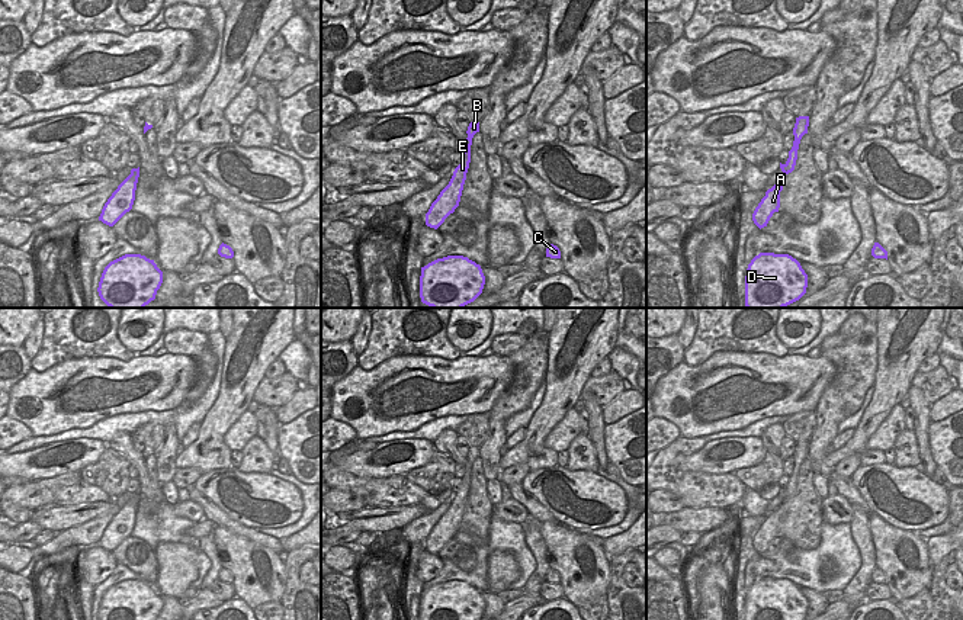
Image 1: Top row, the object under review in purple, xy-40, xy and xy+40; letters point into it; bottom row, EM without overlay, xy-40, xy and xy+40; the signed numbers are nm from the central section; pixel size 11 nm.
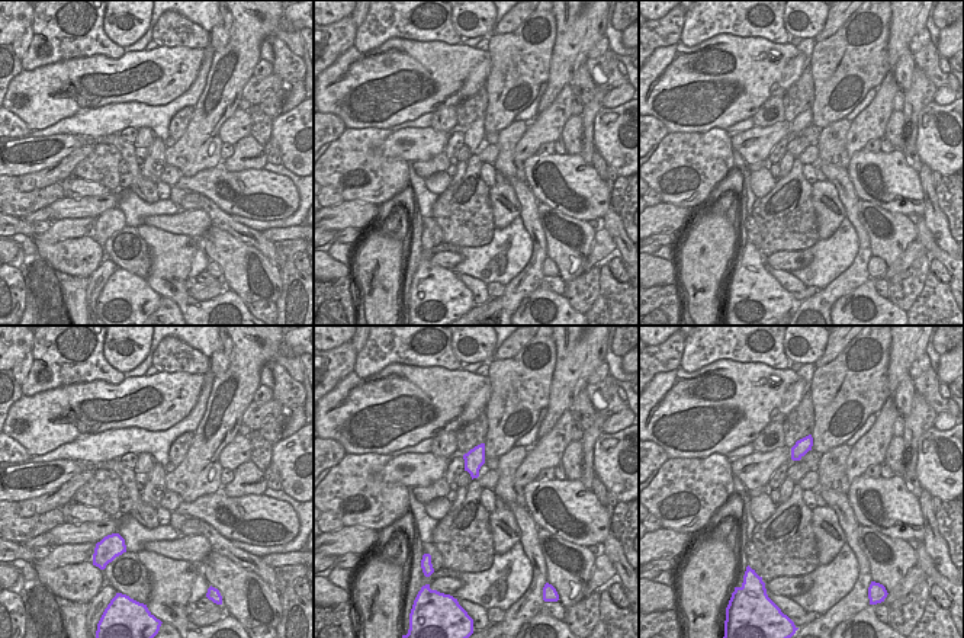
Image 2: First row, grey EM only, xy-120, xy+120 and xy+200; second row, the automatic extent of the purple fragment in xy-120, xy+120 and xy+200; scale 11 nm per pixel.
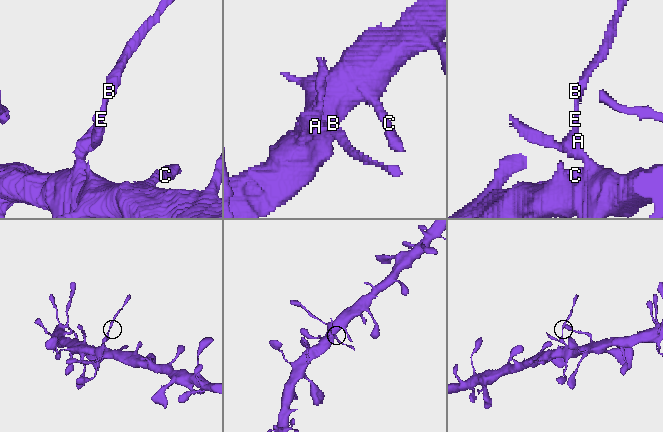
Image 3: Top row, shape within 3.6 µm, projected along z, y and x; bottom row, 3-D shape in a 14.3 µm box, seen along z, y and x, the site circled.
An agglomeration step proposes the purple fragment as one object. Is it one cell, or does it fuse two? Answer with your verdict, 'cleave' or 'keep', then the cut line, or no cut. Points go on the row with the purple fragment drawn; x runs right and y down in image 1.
cleave | xy+40 (792, 147), (798, 148)

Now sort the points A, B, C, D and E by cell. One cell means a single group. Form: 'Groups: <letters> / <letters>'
Groups: A C D E / B

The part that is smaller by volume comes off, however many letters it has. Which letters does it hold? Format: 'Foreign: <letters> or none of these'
Foreign: B

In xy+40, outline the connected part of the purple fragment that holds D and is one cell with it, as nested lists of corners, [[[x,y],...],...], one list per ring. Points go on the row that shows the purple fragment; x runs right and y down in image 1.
[[[760,253],[747,269],[745,306],[784,308],[799,301],[808,287],[808,274],[789,254]]]

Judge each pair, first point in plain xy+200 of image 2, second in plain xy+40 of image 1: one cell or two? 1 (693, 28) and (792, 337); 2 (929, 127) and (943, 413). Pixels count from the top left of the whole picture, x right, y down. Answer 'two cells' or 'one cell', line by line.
1: two cells
2: two cells

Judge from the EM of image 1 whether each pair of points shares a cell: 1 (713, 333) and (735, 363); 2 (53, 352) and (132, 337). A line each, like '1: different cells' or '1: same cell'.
1: different cells
2: different cells

